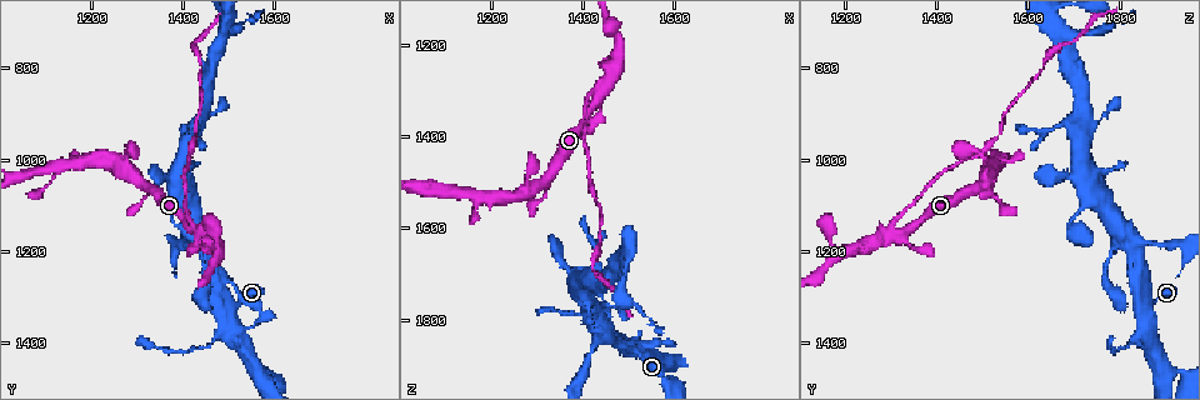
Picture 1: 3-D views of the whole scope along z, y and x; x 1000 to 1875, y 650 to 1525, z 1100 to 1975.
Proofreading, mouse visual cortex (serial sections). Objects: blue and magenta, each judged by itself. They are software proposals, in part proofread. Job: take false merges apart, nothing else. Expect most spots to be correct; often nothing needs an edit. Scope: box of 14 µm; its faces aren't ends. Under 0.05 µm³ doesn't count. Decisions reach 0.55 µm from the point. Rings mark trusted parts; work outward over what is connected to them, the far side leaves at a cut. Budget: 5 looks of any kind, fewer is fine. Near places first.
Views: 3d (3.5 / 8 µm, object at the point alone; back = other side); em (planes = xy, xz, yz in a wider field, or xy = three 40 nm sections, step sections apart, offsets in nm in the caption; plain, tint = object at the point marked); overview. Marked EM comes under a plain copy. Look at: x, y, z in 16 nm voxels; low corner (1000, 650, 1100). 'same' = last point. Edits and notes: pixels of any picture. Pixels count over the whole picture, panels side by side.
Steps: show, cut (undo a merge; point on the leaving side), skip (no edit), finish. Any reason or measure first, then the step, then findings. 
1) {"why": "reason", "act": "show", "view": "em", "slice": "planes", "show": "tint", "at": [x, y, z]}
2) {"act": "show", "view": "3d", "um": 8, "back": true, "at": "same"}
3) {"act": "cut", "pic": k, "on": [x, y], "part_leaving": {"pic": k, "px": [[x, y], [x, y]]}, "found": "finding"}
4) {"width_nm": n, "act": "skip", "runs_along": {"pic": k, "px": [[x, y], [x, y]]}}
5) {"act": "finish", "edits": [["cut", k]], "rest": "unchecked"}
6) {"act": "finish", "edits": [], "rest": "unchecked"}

{"why": "small branch off a trunk", "act": "show", "view": "3d", "um": 3.5, "at": [1140, 1015, 1520]}

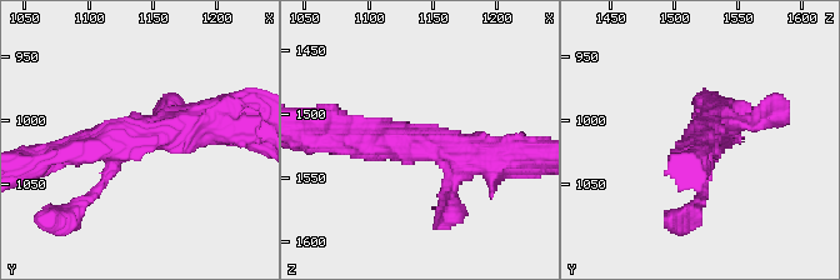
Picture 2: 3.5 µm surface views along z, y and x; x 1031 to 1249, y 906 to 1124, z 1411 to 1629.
{"arms": 3, "arm_widths_nm": [150, 350, 450], "why": "now the EM", "act": "show", "view": "em", "slice": "xy", "step": 5, "show": "tint", "at": [1138, 1010, 1524]}

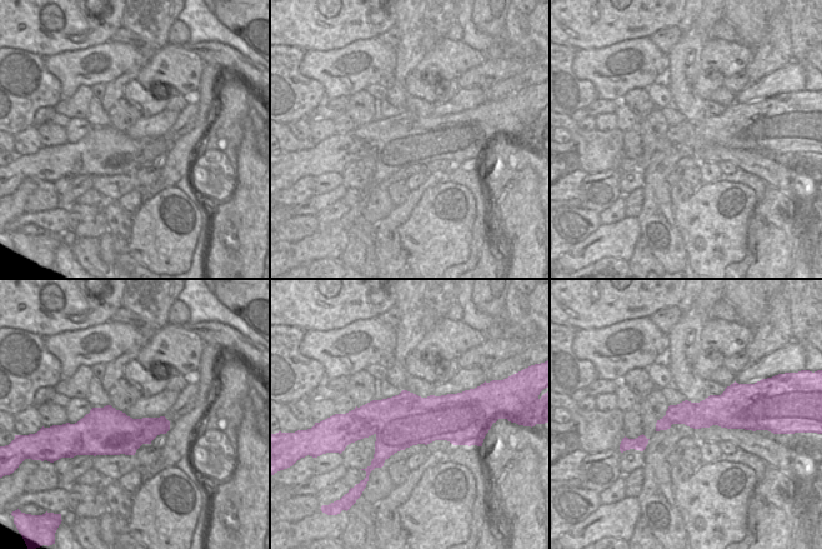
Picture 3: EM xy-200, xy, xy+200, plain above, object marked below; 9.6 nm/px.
{"act": "show", "view": "em", "slice": "xy", "step": 2, "show": "tint", "at": "same"}

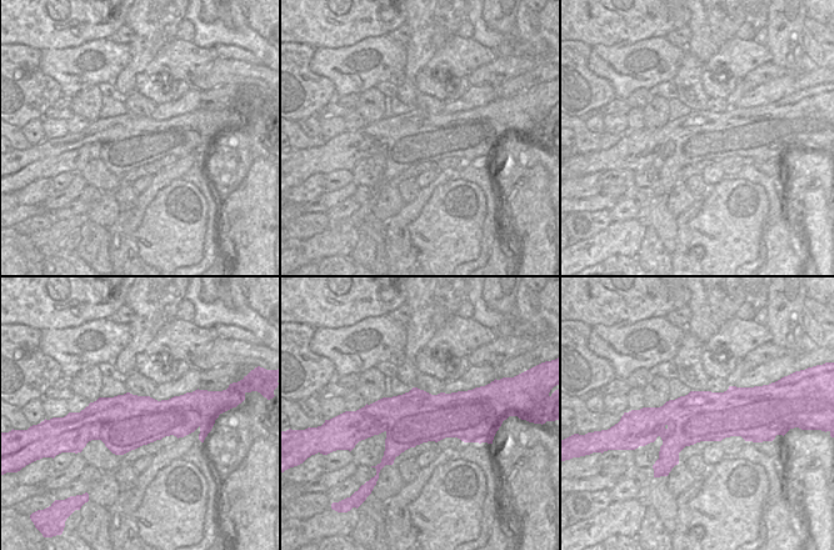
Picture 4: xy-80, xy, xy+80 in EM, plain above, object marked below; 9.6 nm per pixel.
{"act": "skip", "runs_along": {"pic": 2, "px": [[215, 124], [108, 131], [54, 154]]}, "found": "one cell here"}

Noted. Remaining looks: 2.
{"why": "two arms at a narrow angle", "act": "show", "view": "3d", "um": 8, "back": true, "at": [1430, 1160, 1300]}

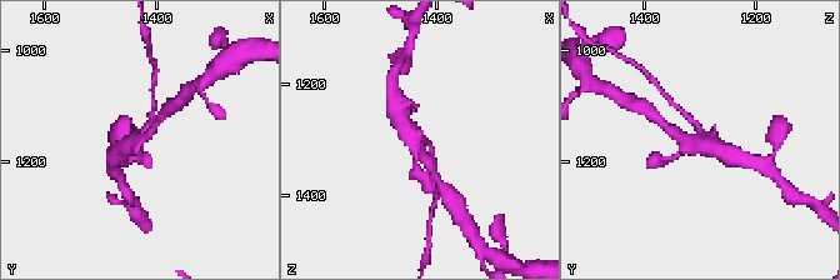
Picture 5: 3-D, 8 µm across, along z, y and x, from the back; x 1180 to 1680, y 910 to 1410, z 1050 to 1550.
{"why": "closer look", "act": "show", "view": "3d", "um": 3.5, "back": true, "at": [1435, 1155, 1300]}

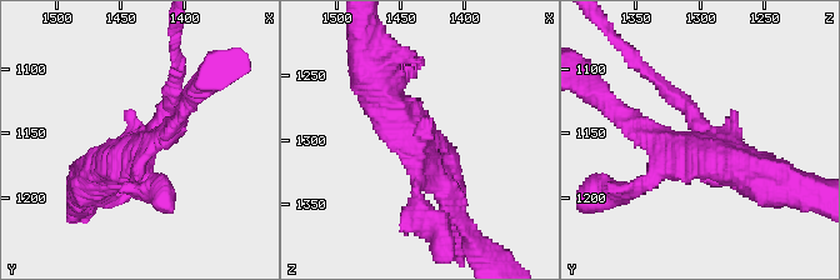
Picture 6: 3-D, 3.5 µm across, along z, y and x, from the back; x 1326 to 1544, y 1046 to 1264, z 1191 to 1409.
{"act": "cut", "pic": 6, "on": [660, 80], "part_leaving": {"pic": 6, "px": [[689, 109], [640, 68], [611, 33]]}, "found": "two cells meet here"}

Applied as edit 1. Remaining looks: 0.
{"act": "finish", "edits": [["cut", 6]], "rest": "unchecked"}

